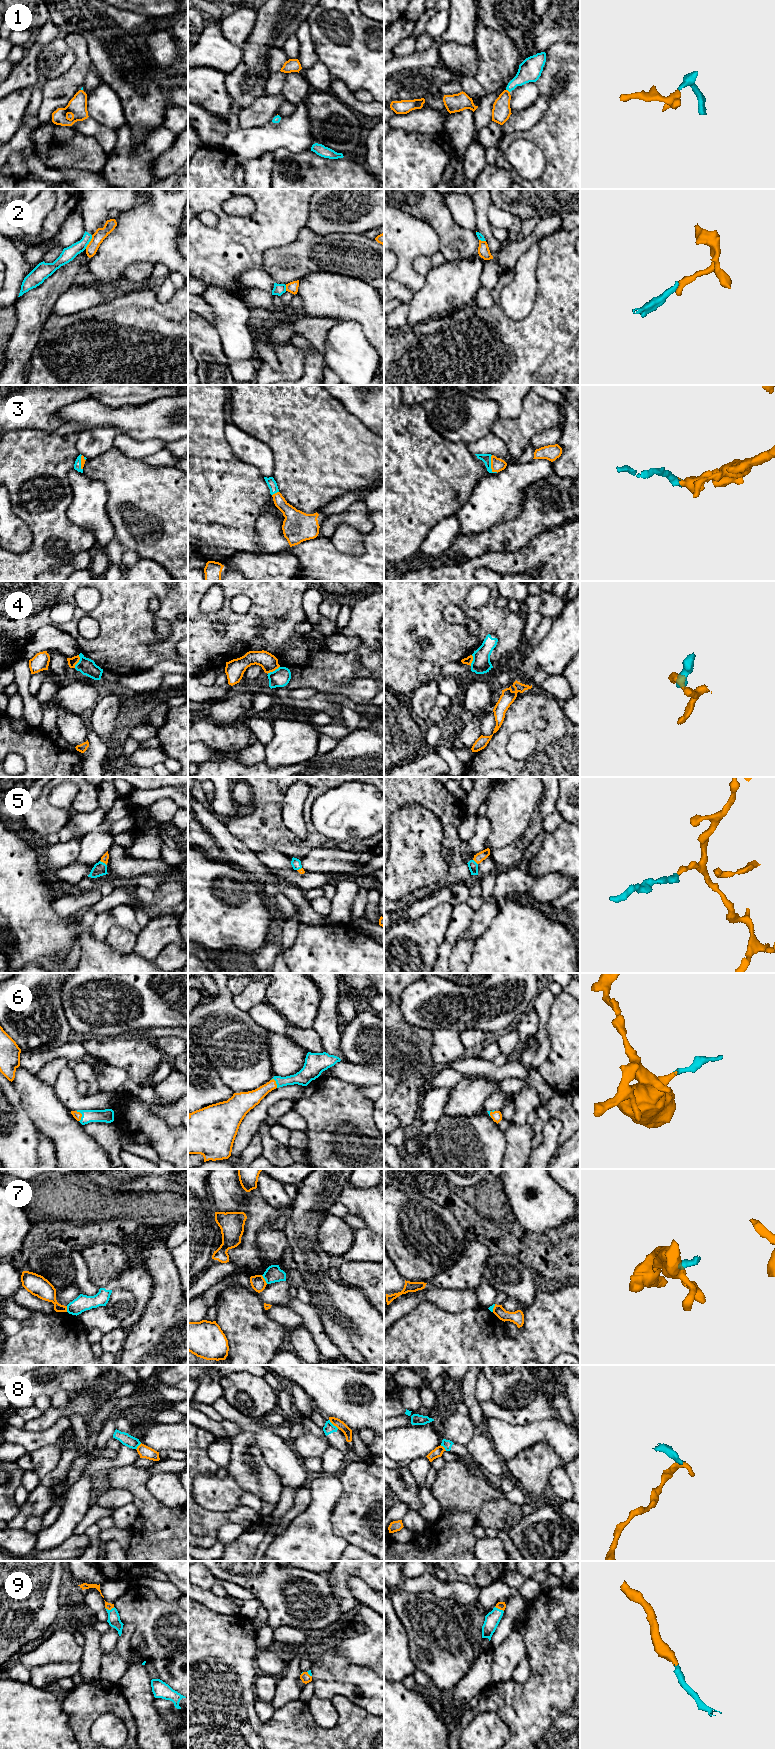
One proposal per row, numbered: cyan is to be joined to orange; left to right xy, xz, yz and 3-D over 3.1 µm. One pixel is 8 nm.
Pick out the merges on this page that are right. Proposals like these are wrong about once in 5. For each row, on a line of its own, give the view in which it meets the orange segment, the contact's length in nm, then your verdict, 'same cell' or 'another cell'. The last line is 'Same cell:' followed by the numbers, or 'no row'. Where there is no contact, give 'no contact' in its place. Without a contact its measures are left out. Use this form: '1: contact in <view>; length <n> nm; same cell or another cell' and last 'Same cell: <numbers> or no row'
1: contact in yz; length 40 nm; same cell
2: contact in xy; length 130 nm; another cell
3: contact in yz; length 150 nm; same cell
4: contact in xy; length 110 nm; another cell
5: contact in xy; length 70 nm; same cell
6: contact in xy; length 90 nm; same cell
7: contact in xz; length 90 nm; another cell
8: contact in xz; length 110 nm; another cell
9: contact in yz; length 80 nm; same cell
Same cell: 1, 3, 5, 6, 9

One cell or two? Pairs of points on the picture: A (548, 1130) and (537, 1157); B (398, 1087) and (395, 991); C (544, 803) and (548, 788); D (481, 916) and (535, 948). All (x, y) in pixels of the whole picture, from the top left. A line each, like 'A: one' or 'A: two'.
A: one
B: one
C: one
D: two

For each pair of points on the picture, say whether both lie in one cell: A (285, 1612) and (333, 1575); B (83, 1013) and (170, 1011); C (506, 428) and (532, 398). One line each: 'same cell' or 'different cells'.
A: different cells
B: same cell
C: same cell

